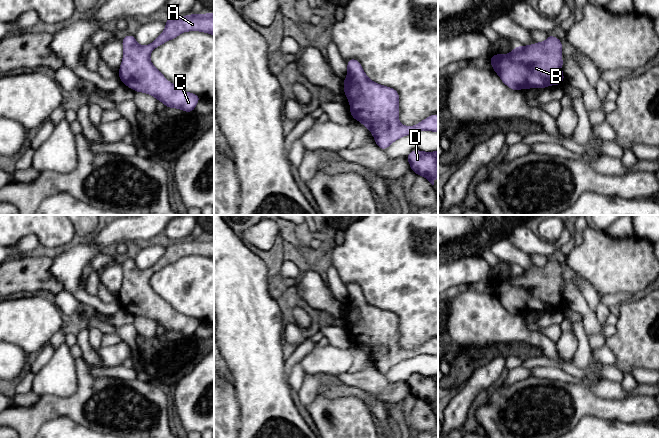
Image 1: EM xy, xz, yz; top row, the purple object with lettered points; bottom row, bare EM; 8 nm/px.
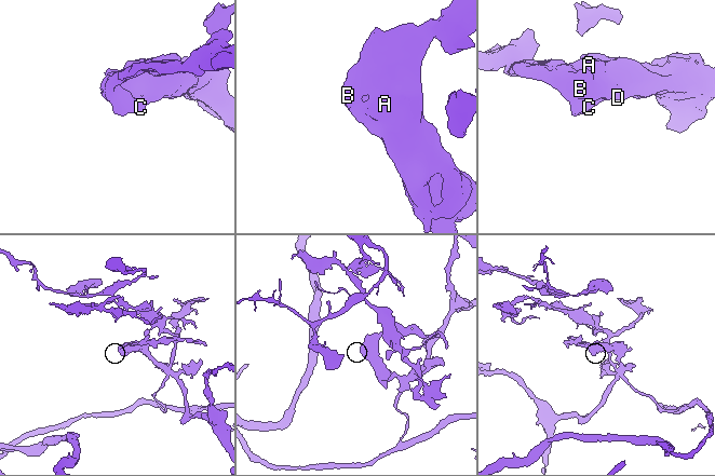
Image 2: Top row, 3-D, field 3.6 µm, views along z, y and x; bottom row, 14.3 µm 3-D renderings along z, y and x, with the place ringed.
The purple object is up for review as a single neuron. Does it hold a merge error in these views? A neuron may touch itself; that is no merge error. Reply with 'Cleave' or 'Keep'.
Keep

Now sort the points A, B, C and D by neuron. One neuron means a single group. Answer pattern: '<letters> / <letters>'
A B C D

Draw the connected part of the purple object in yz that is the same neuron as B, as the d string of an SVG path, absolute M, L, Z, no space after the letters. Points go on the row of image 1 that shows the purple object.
M550 33L544 42L516 46L509 54L490 56L490 61L493 71L512 90L559 86L565 80L562 42Z

